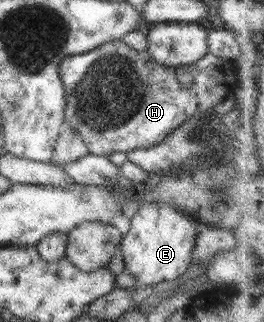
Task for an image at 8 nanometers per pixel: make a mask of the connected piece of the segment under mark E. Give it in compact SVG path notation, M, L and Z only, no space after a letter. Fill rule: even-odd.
M154 201L138 203L138 209L130 219L129 230L121 237L118 248L125 272L135 278L136 287L153 287L157 282L177 280L188 269L196 224L194 216L179 212L168 204Z

